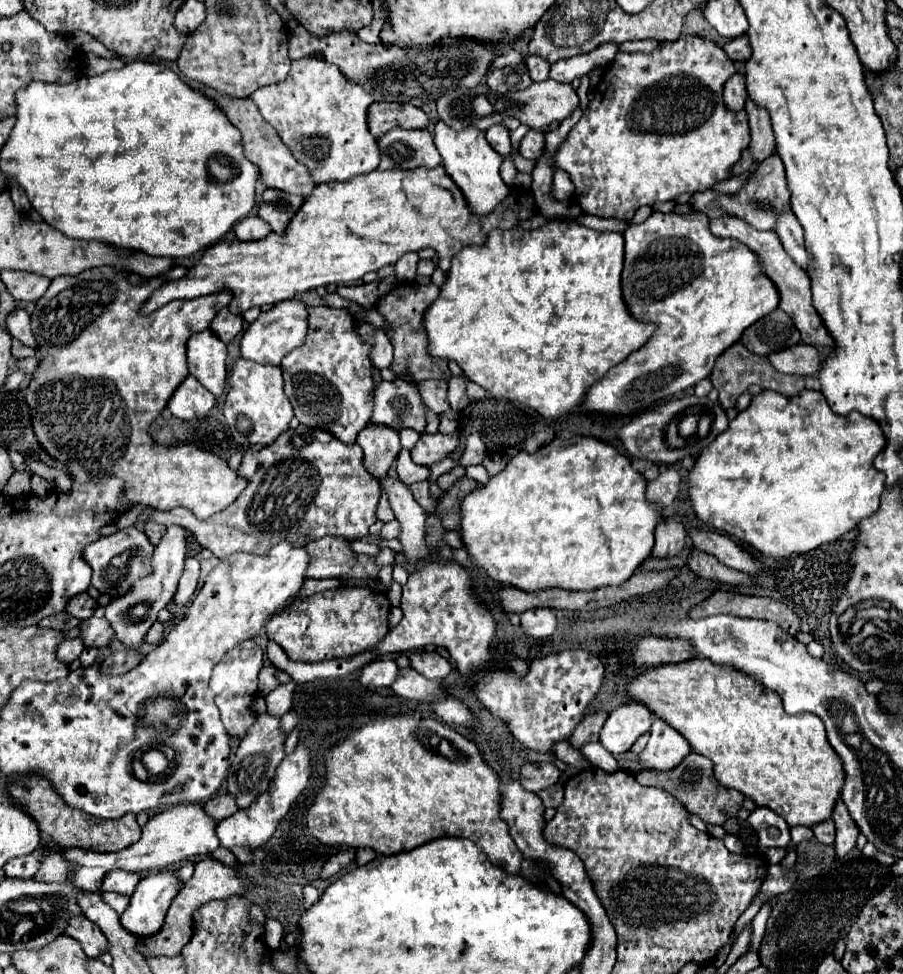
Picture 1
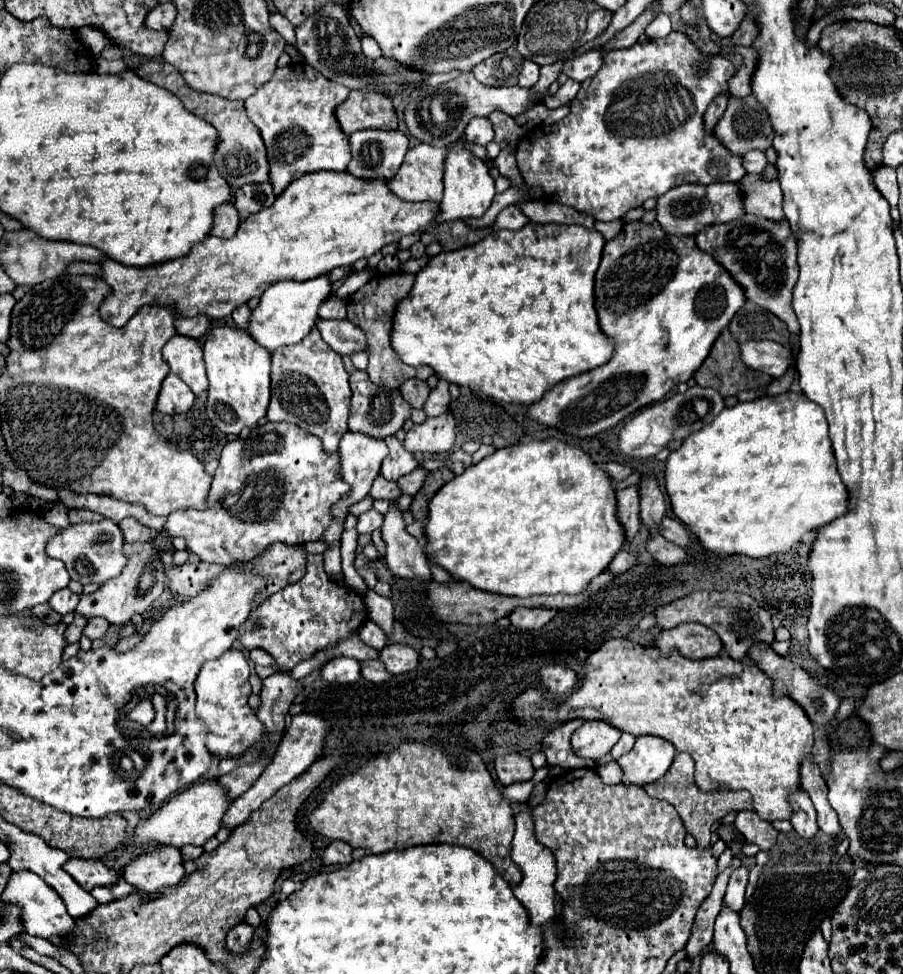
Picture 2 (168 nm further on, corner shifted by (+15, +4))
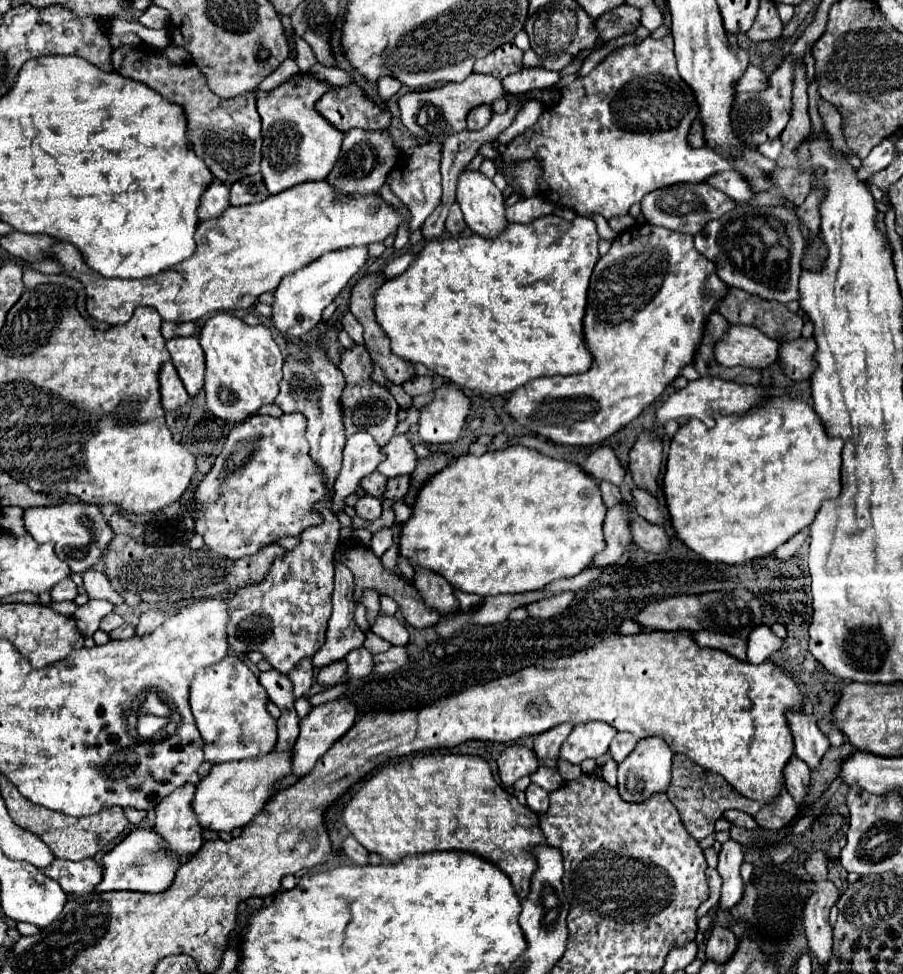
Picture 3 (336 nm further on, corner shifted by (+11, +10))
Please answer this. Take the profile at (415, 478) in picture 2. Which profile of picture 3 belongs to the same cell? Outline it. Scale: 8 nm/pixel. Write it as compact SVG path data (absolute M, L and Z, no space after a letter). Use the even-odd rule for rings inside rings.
M408 476L388 478L388 486L386 486L386 492L382 494L382 500L402 500L406 490L408 490L408 486L410 486Z

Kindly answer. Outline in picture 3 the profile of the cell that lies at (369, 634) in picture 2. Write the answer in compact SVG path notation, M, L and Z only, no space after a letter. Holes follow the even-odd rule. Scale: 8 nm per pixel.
M366 632L366 640L364 640L364 648L370 652L370 654L380 654L380 652L386 652L392 644L380 636L376 636L374 632Z

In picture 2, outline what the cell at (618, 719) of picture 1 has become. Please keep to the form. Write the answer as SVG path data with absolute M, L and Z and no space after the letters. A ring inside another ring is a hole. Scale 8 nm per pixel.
M586 720L572 734L572 750L580 758L598 760L610 752L610 748L618 742L622 730L602 720Z

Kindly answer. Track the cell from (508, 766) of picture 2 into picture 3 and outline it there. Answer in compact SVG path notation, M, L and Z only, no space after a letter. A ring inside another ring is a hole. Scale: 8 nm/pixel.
M510 744L498 756L498 776L502 786L512 786L518 778L530 776L538 768L538 760L532 750L520 744Z

